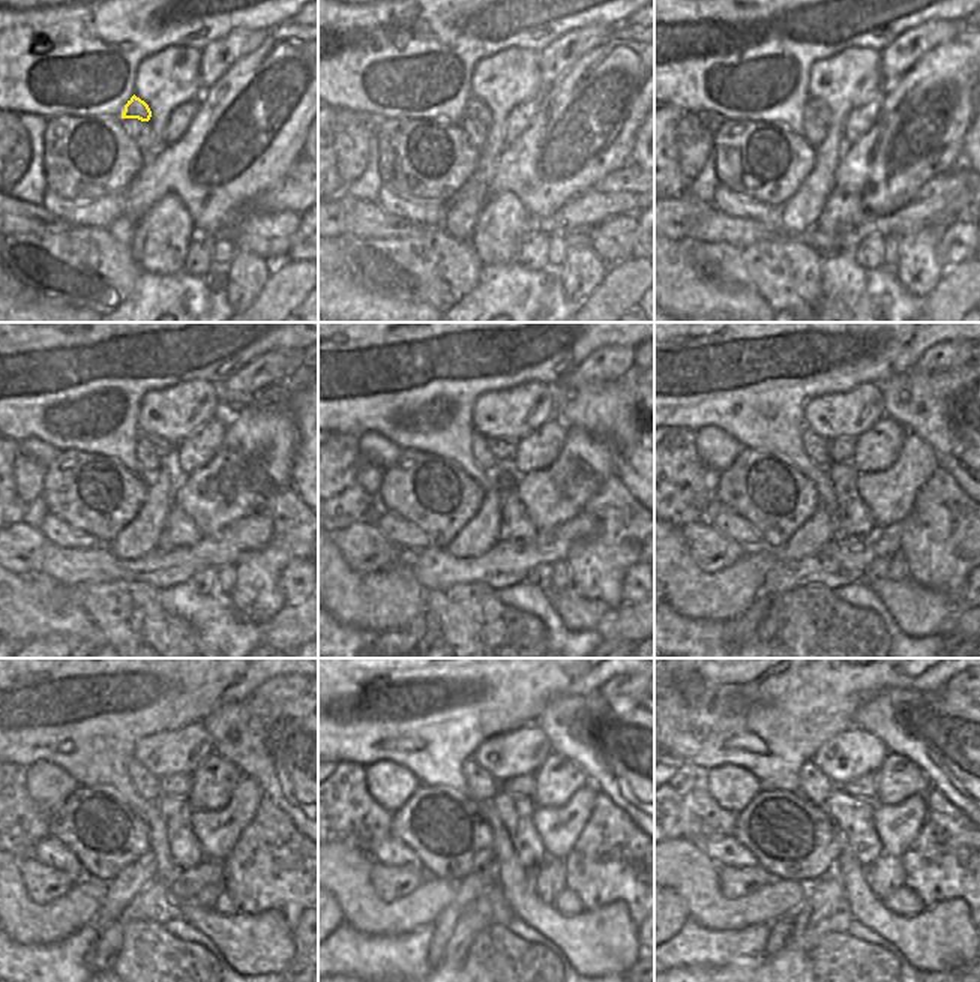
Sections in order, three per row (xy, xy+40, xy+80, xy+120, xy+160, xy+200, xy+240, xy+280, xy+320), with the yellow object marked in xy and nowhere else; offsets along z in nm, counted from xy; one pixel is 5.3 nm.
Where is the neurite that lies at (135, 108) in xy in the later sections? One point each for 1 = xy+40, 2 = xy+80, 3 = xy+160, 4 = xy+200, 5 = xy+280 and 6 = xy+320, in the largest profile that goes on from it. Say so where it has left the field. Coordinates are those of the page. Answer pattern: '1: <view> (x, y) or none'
1: xy+40 (474, 108)
2: xy+80 (818, 108)
3: xy+160 (503, 450)
4: xy+200 (841, 450)
5: xy+280 (521, 784)
6: xy+320 (866, 786)

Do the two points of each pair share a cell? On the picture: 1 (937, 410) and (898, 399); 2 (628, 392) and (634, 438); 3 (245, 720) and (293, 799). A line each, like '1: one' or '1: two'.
1: one
2: one
3: one

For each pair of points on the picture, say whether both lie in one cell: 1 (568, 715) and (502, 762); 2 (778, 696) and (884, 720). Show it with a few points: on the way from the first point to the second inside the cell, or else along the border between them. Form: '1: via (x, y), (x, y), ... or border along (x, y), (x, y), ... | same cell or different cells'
1: border along (533, 723), (547, 738), (551, 750) | different cells
2: border along (883, 690), (875, 693), (857, 711), (853, 726) | different cells

